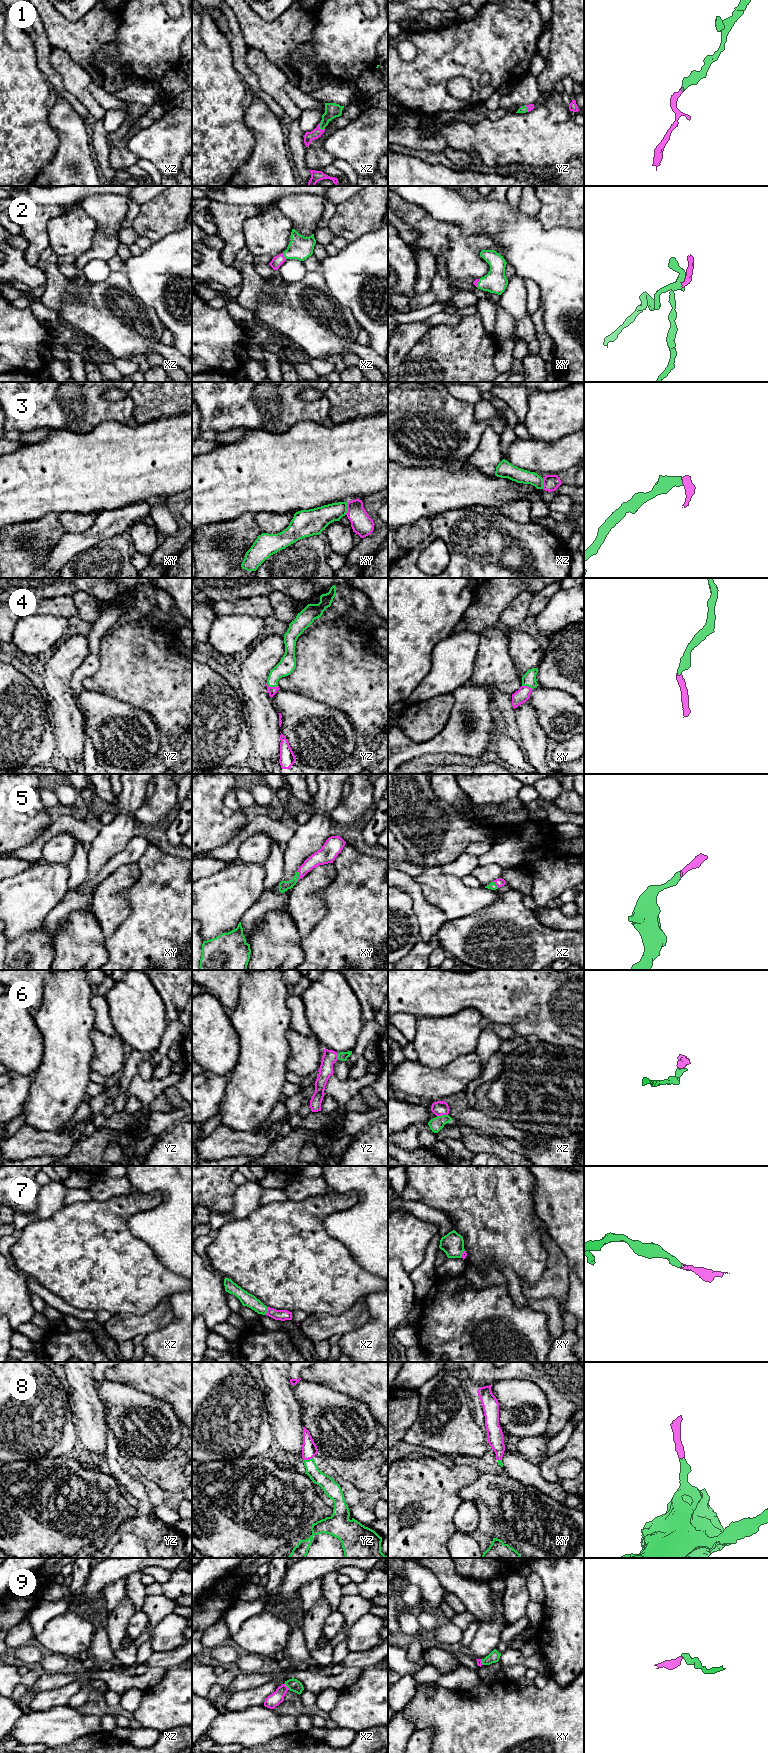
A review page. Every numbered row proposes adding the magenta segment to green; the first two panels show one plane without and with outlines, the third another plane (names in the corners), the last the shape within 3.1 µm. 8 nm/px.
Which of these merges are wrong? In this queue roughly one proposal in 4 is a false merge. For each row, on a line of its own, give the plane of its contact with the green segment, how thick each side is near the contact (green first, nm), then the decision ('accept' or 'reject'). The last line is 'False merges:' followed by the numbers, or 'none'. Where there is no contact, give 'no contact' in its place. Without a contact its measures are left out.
1: xz | 120/80 nm | accept
2: xz | 190/90 nm | accept
3: xy | 190/170 nm | reject
4: yz | 140/70 nm | accept
5: xy | 80/120 nm | accept
6: xz | 110/120 nm | accept
7: xz | 110/90 nm | accept
8: yz | 110/130 nm | accept
9: xz | 100/110 nm | accept
False merges: 3

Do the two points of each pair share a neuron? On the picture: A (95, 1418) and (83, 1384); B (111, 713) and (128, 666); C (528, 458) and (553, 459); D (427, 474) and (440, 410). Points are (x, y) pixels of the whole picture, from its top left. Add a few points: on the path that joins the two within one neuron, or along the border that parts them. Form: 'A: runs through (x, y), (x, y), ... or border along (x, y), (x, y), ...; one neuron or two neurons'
A: runs through (88, 1410), (84, 1392); one neuron
B: border along (94, 690), (111, 695), (138, 708); two neurons
C: runs through (534, 456), (547, 458); one neuron
D: border along (405, 466), (445, 467), (452, 470); two neurons

